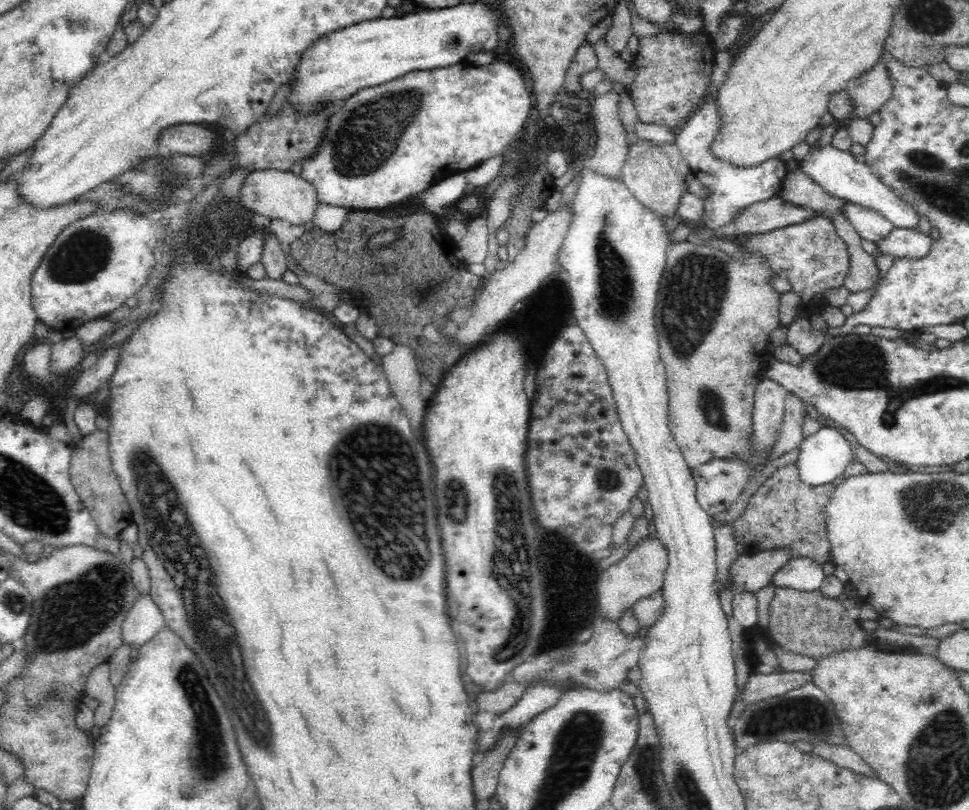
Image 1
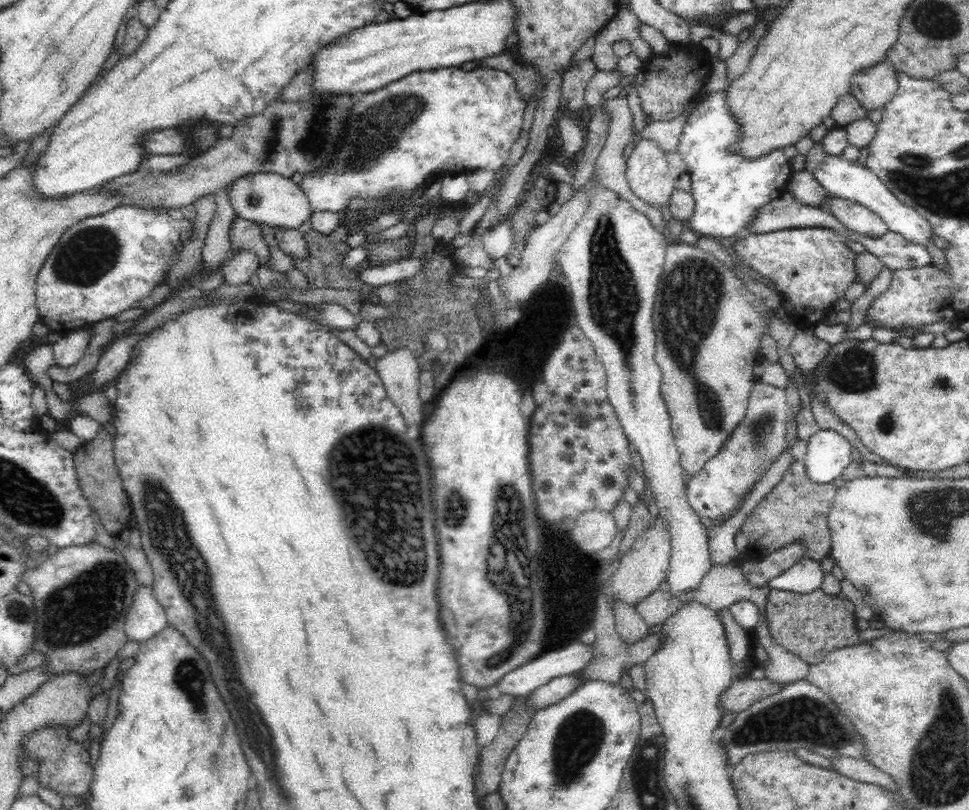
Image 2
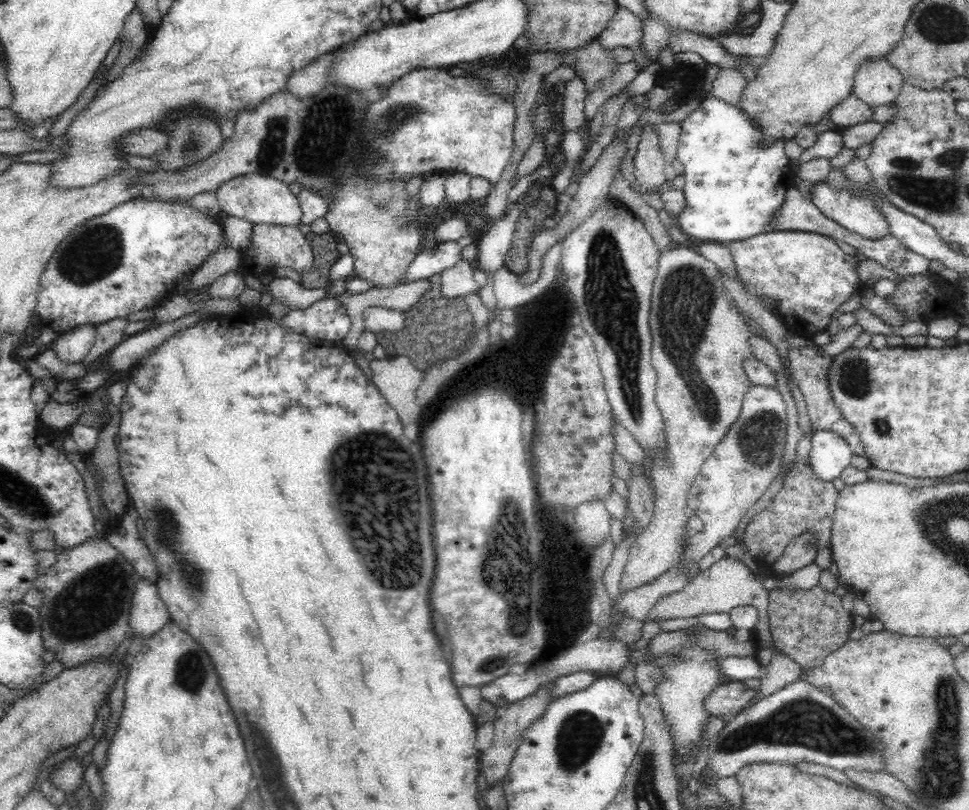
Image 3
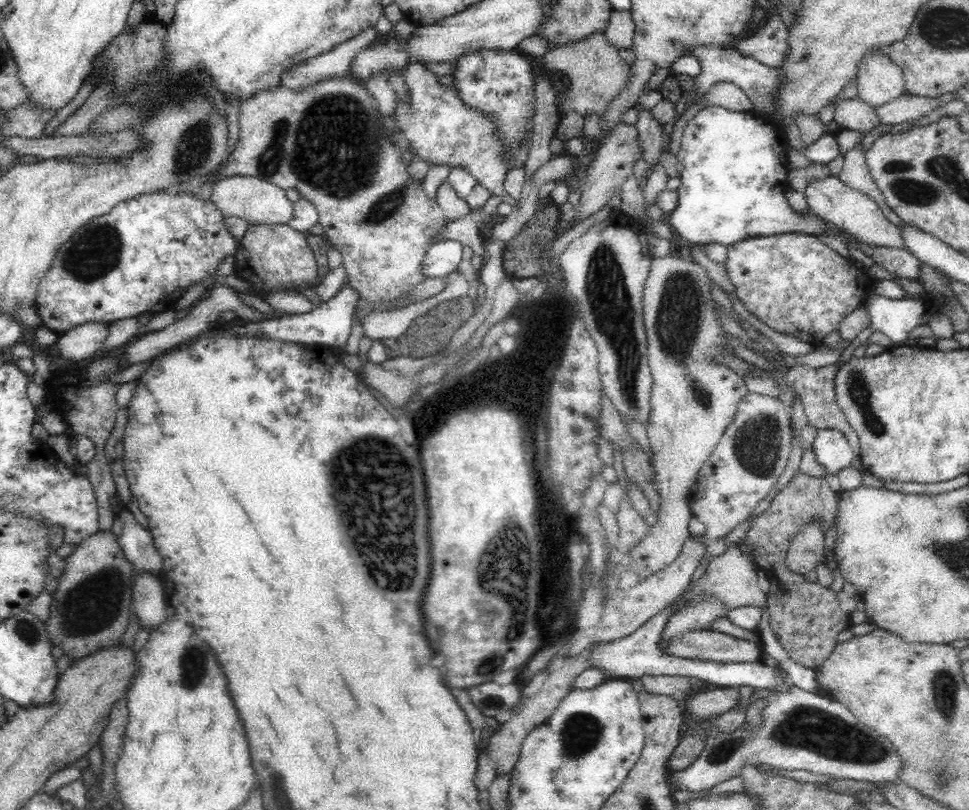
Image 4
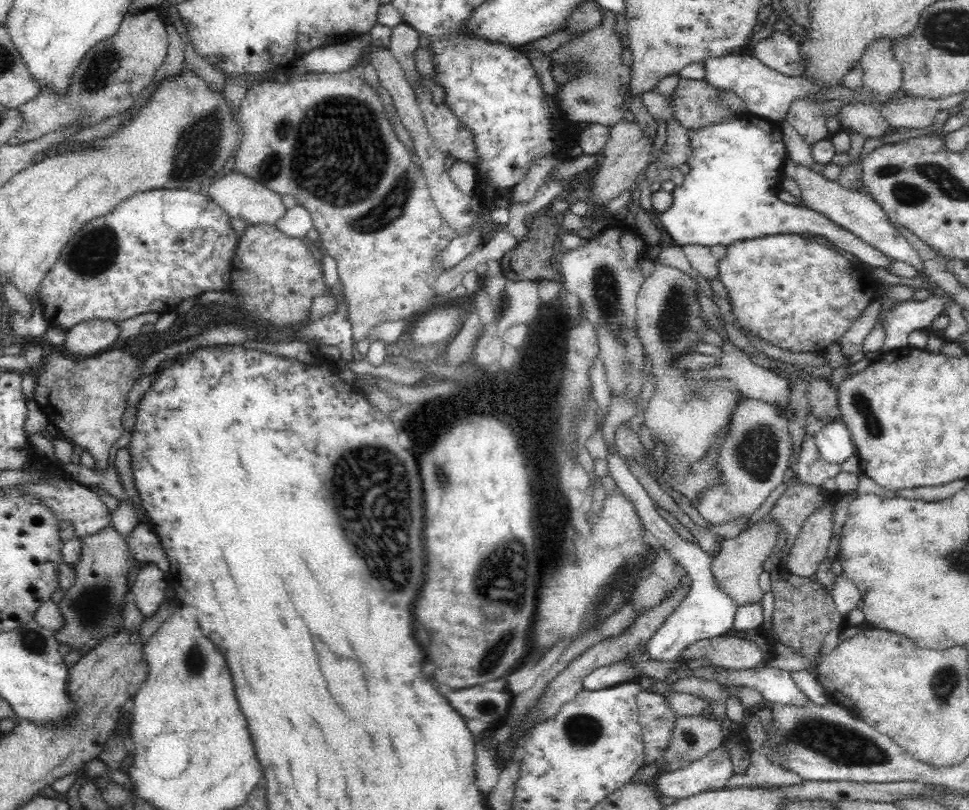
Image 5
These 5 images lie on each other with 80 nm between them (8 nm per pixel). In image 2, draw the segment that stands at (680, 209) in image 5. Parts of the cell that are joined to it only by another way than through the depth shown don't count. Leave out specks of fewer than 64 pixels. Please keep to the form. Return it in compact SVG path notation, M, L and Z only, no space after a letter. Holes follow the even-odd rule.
M711 92L687 117L683 131L679 138L678 154L685 162L685 172L690 177L690 195L694 199L694 210L690 218L686 218L688 228L697 236L709 238L742 238L749 234L749 224L756 218L759 210L769 202L779 199L788 190L788 179L793 173L789 158L784 154L784 149L776 149L760 159L746 159L742 155L731 154L731 145L739 140L739 124L731 115L730 108L726 105L725 92Z

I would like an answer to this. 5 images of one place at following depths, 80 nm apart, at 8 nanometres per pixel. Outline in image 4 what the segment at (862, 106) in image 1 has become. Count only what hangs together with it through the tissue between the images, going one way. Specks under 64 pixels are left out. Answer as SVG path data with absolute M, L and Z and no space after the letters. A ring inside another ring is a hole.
M886 49L867 52L861 58L856 80L858 97L874 108L905 94L903 70L892 62Z

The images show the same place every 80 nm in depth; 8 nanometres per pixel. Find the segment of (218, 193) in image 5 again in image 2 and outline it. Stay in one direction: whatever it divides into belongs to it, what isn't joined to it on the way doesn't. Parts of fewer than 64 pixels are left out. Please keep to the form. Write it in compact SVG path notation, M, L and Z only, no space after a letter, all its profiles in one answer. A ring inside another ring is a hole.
M254 173L241 176L226 187L226 193L236 216L258 225L298 229L303 222L310 219L308 197L304 196L301 186L294 184L292 179L276 173Z

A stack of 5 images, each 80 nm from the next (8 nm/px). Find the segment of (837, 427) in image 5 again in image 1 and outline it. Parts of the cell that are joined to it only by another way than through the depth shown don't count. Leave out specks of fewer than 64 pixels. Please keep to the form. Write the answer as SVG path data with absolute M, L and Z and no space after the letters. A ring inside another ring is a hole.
M823 426L816 434L802 439L799 448L800 459L796 466L800 472L802 483L810 487L820 487L832 483L836 478L841 477L848 464L855 459L852 445L847 438L838 429L830 427Z

